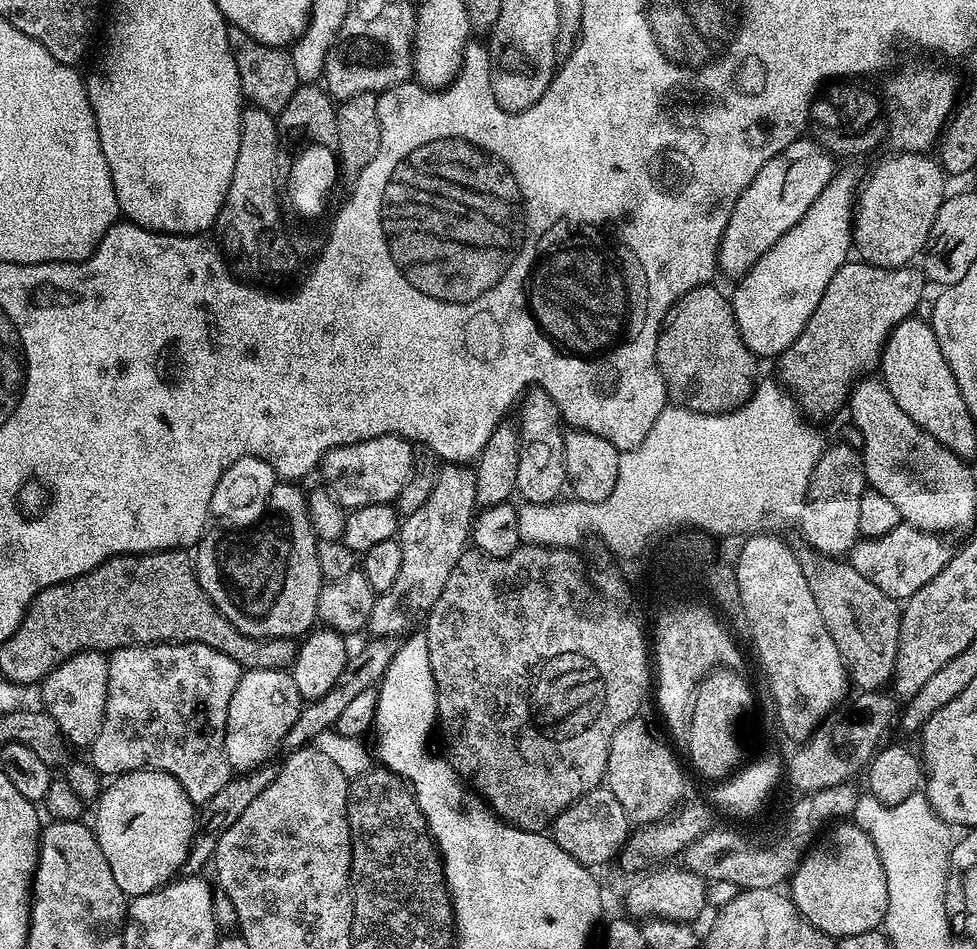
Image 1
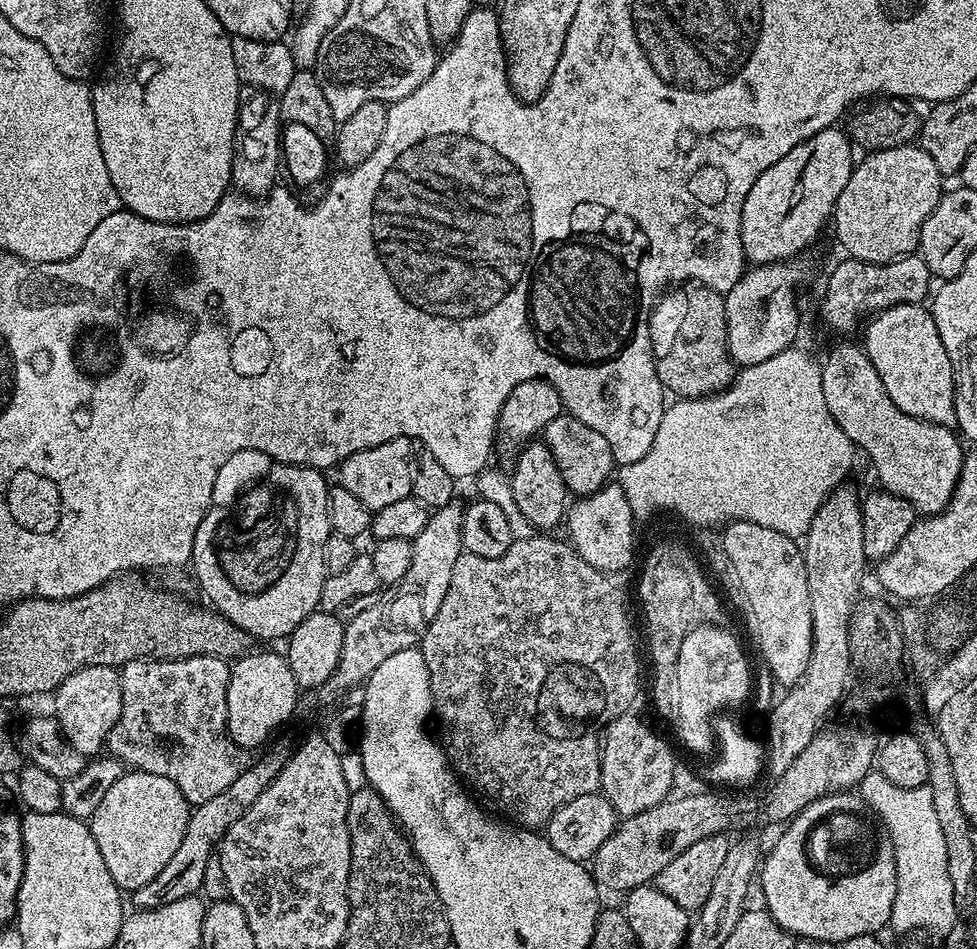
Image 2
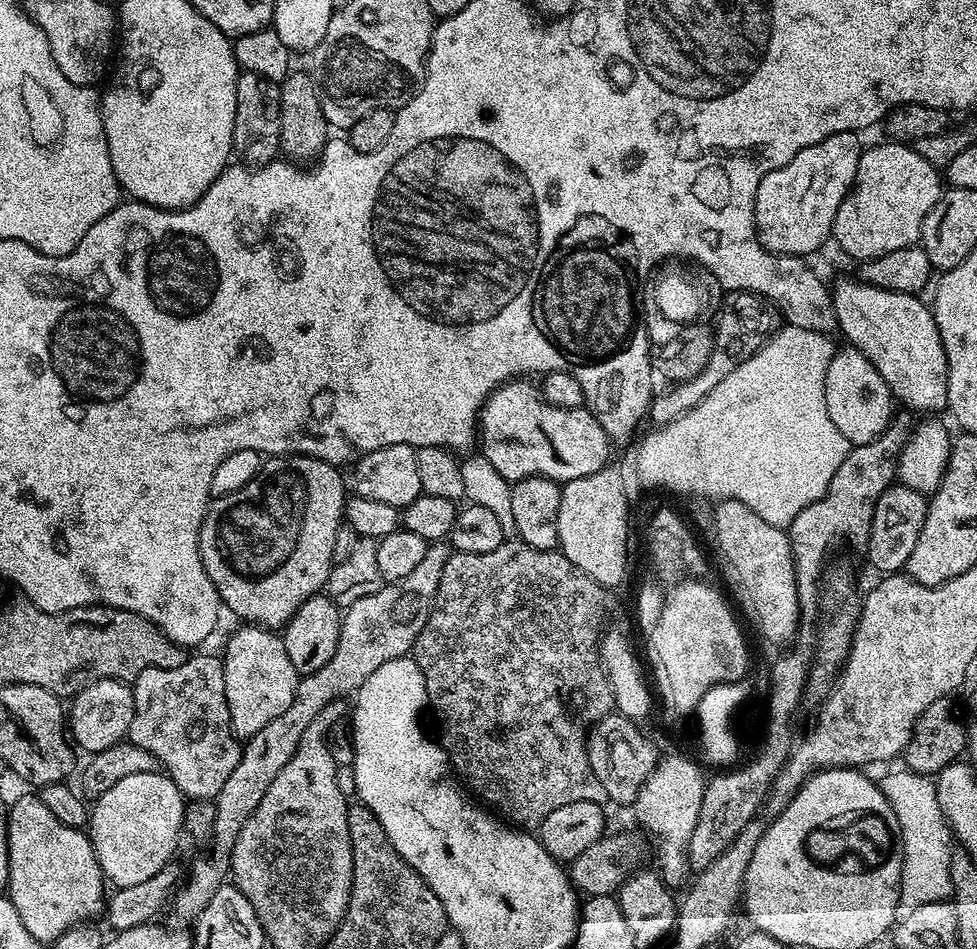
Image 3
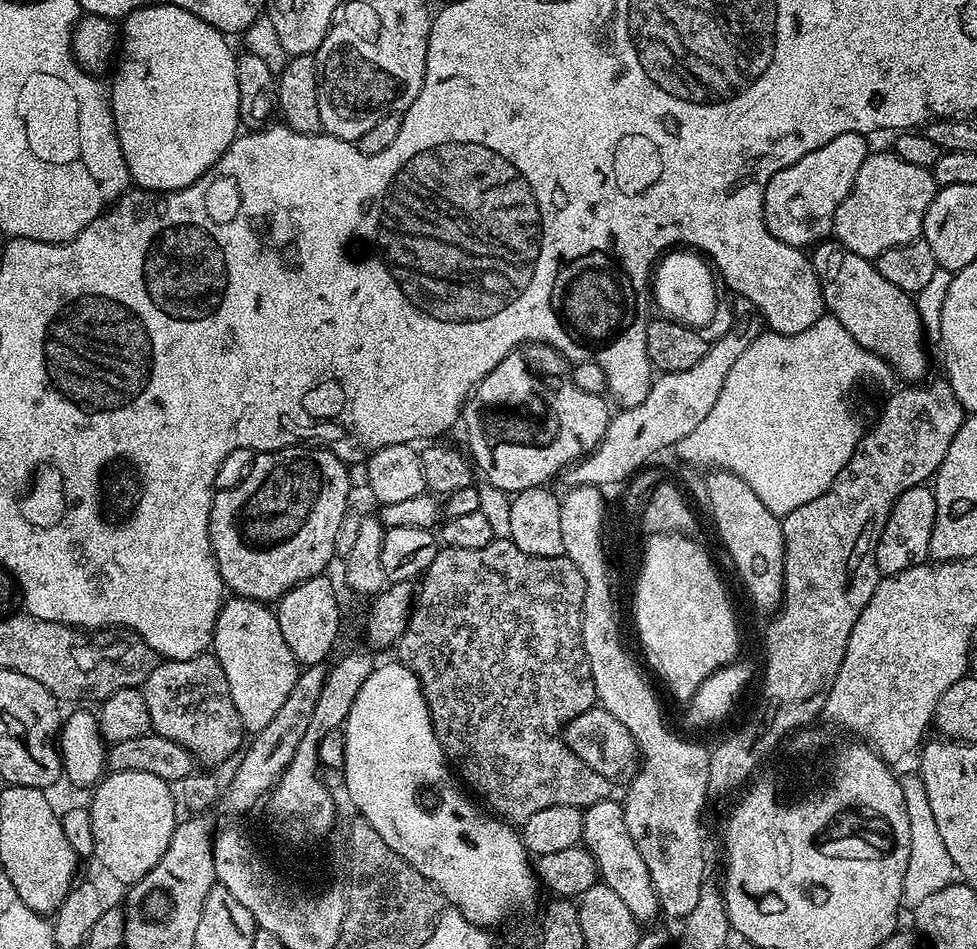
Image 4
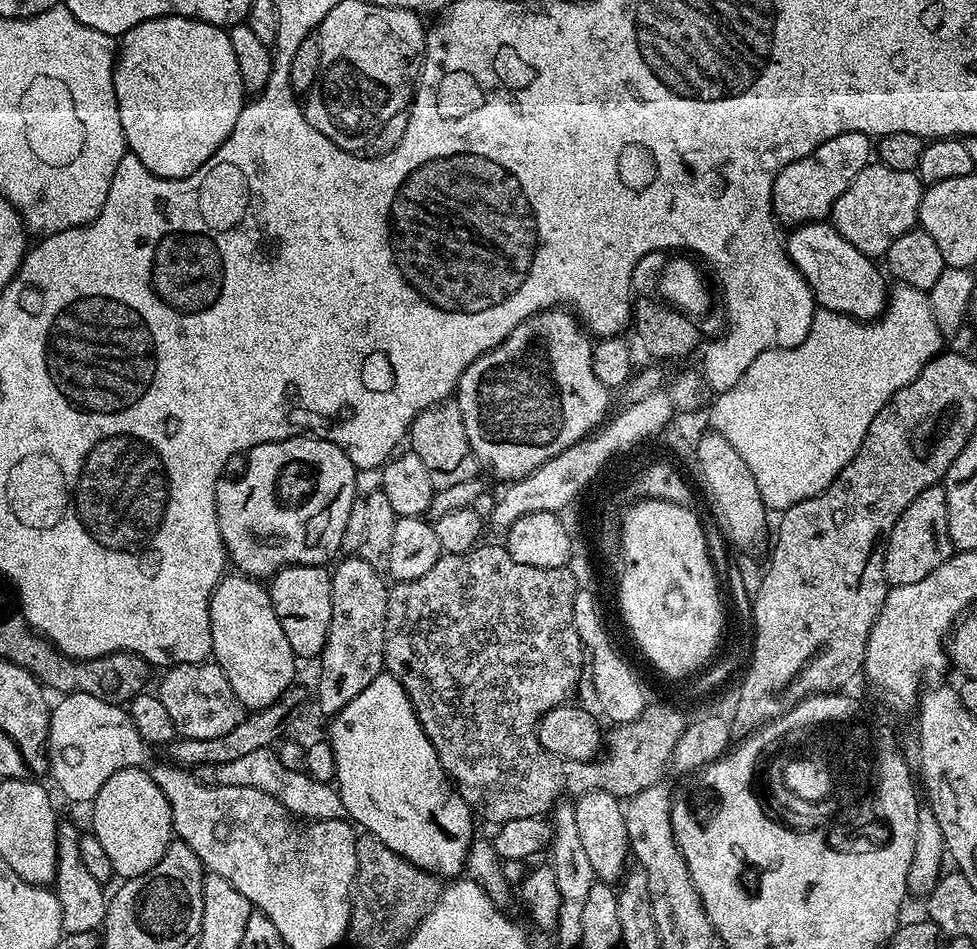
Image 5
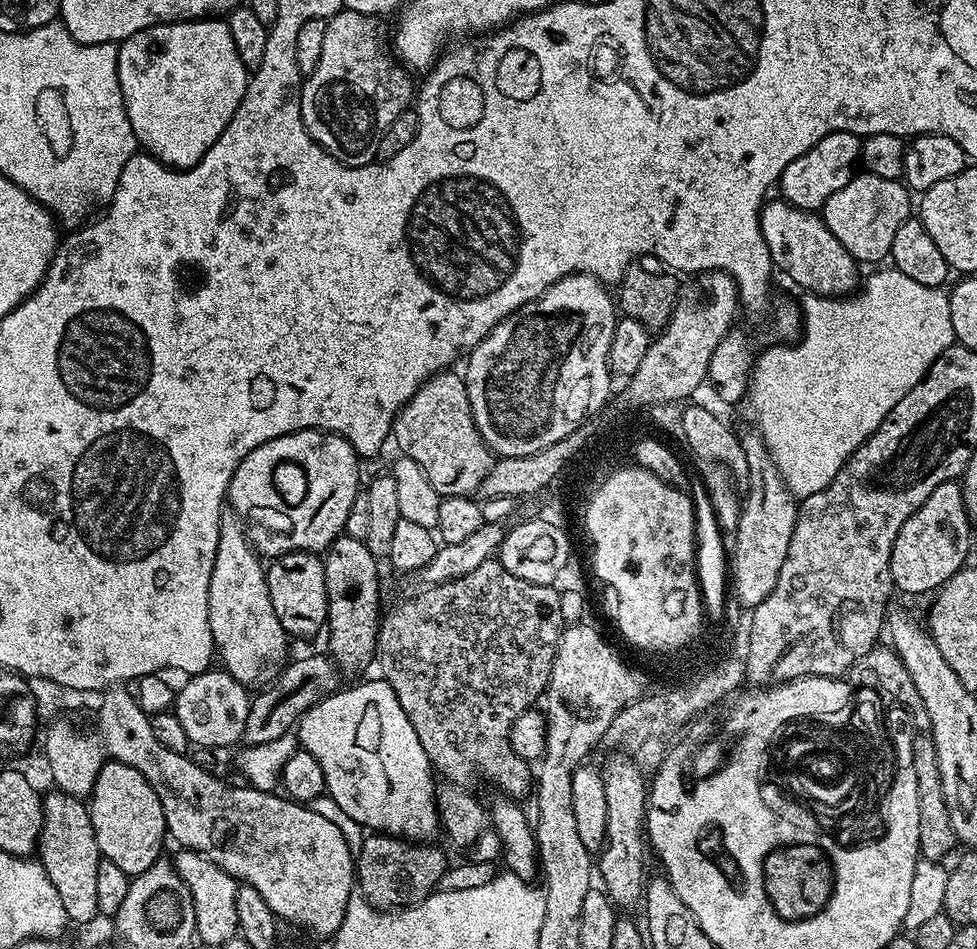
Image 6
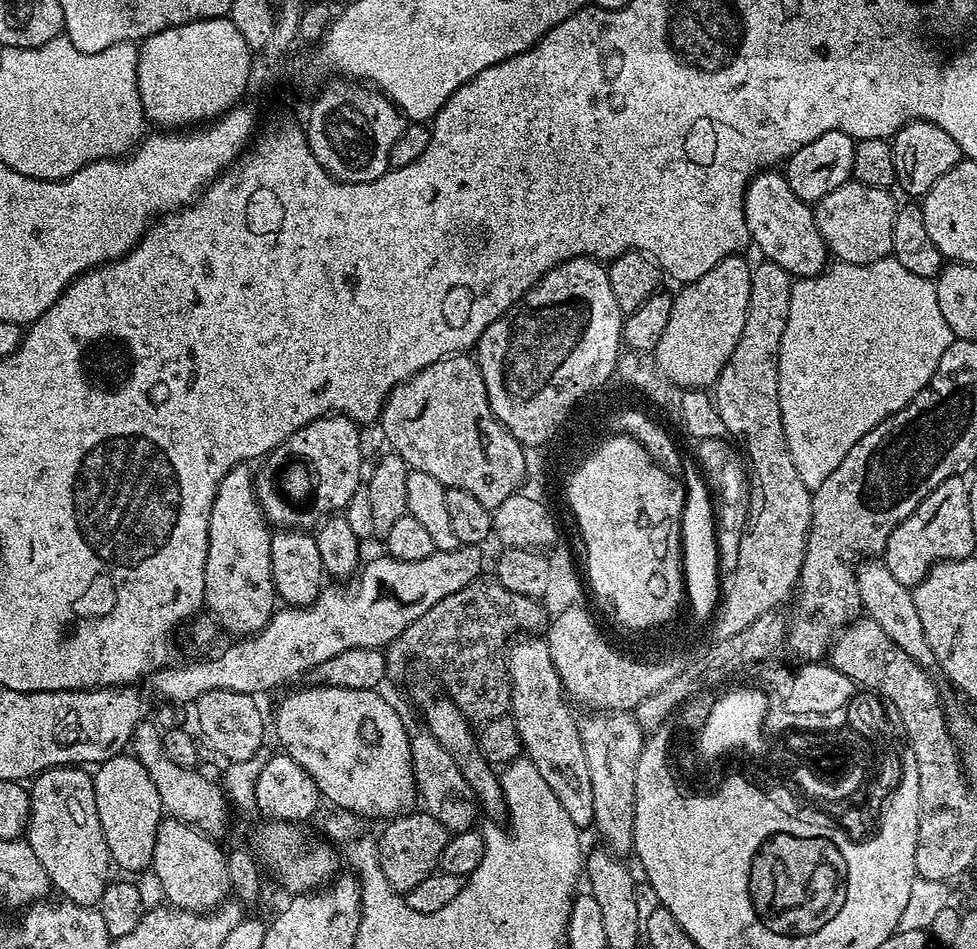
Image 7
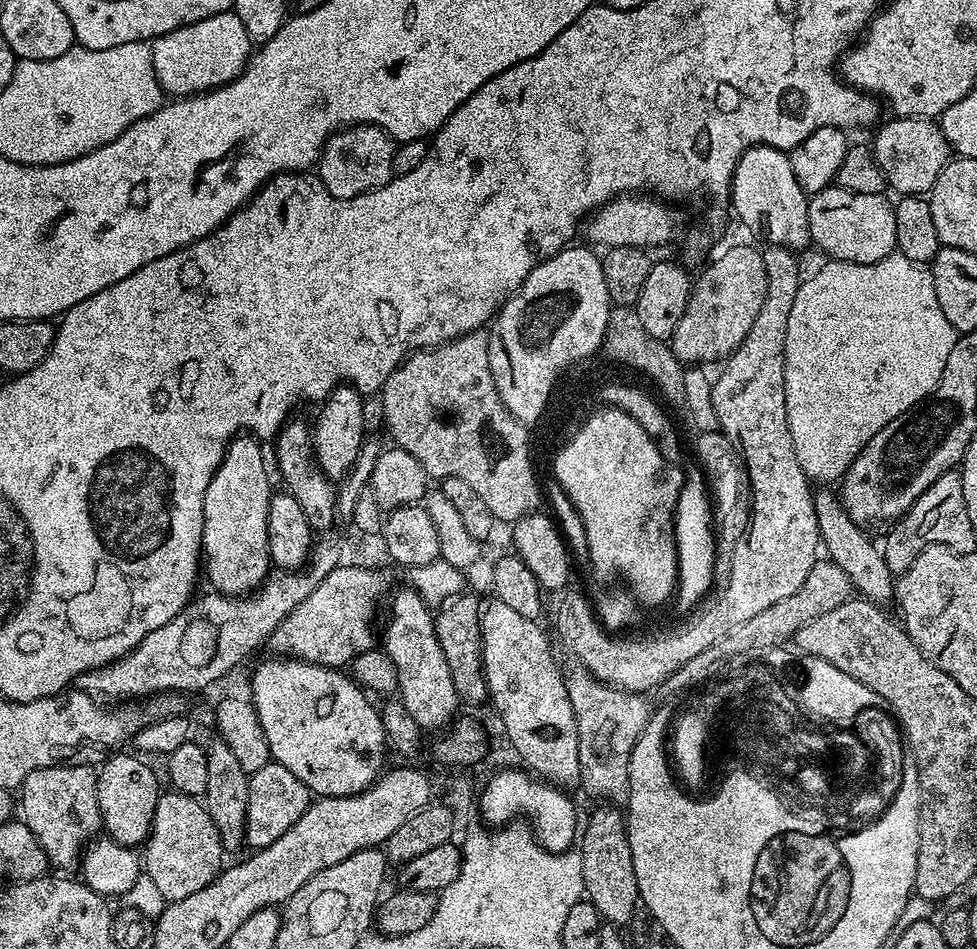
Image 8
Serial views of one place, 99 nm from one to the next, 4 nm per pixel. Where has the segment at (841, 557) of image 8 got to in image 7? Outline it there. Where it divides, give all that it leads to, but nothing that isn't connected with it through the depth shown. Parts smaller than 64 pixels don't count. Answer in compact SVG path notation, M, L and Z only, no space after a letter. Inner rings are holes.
M876 558L865 559L856 568L856 581L858 582L861 609L871 619L876 620L878 626L882 626L882 630L886 630L886 634L890 634L890 638L894 638L894 642L898 642L898 646L902 646L902 650L906 650L906 654L910 654L910 658L914 658L914 662L918 662L924 668L931 669L935 665L936 659L930 650L930 642L926 642L922 622L918 619L918 606L914 606L914 598L912 597L913 589L902 586L902 582L896 581L894 574L890 574L887 566Z

